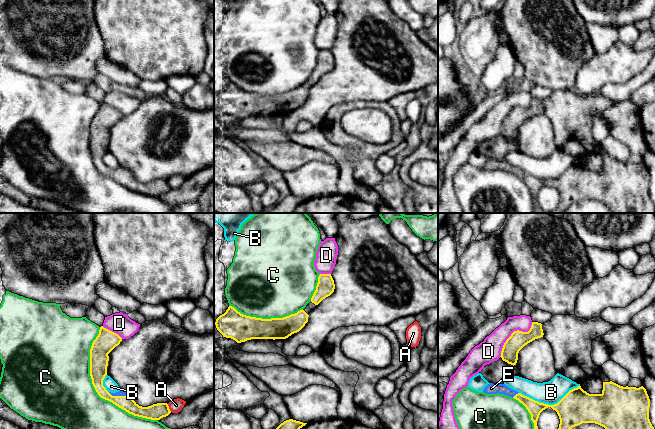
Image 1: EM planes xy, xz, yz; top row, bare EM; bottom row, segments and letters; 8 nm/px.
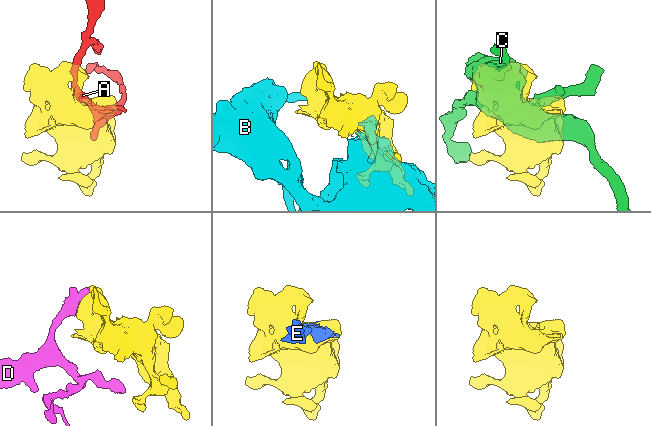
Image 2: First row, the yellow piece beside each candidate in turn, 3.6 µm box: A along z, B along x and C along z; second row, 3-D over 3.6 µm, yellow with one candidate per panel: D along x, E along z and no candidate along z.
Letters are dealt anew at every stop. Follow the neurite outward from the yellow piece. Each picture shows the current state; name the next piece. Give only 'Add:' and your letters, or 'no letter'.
Add: E

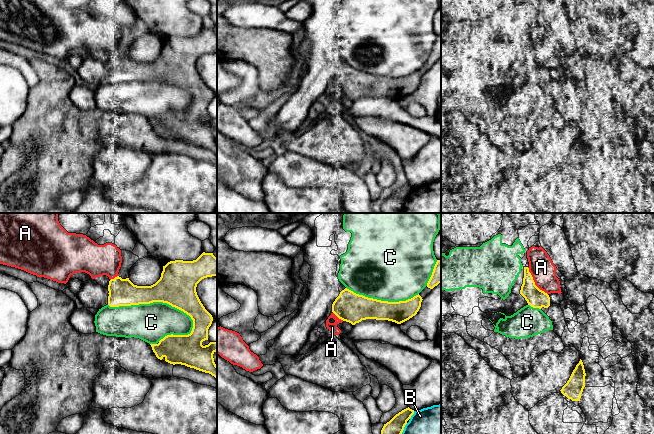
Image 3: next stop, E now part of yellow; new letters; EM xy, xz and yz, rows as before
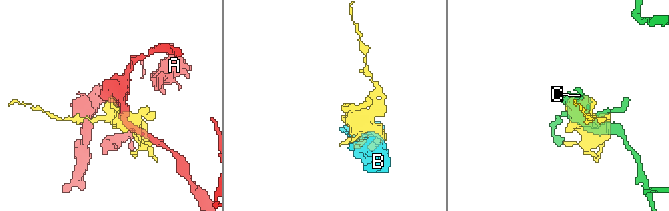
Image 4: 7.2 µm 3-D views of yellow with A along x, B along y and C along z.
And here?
Add: no letter

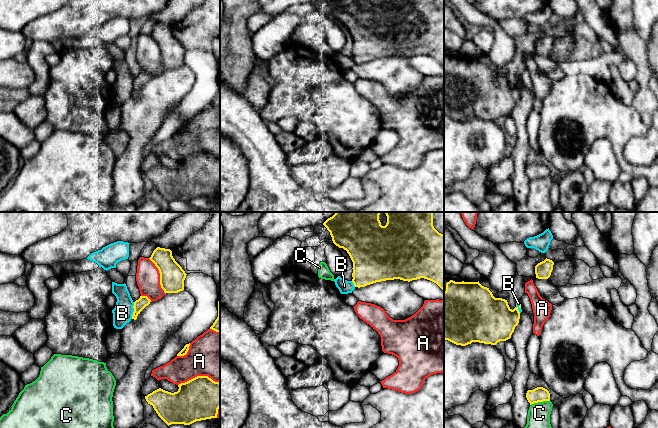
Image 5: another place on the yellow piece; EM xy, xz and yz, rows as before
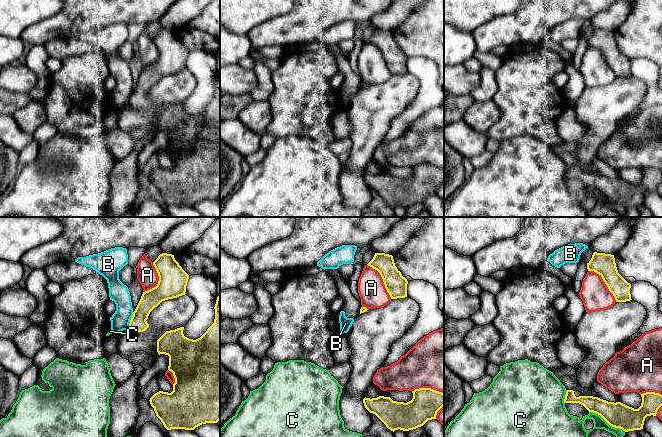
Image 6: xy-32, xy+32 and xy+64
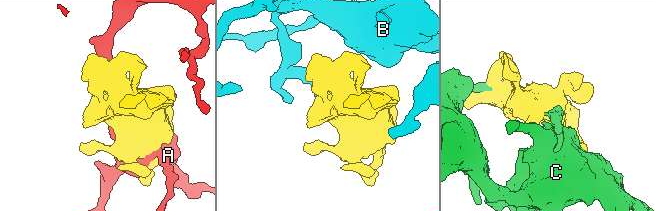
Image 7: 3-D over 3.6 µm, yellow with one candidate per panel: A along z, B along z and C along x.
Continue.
Add: no letter

